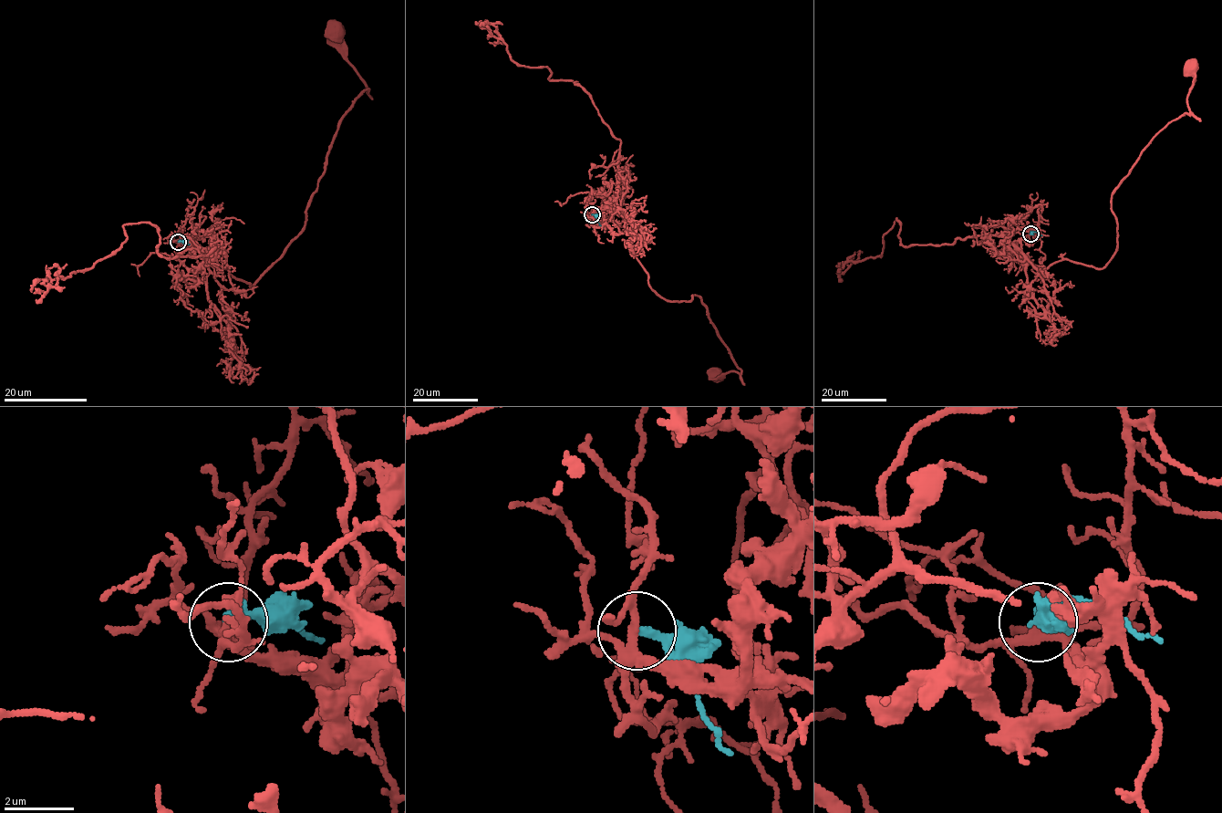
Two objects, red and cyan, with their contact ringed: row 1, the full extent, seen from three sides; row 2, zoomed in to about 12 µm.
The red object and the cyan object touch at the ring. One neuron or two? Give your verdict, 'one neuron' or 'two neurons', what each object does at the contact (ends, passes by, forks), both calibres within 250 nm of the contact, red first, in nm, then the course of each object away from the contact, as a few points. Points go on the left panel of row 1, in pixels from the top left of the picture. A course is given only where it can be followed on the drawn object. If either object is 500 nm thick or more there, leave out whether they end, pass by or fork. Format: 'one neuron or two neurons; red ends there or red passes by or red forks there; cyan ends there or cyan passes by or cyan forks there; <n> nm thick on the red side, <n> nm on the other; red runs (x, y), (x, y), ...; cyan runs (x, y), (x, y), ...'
one neuron; red forks there; cyan ends there; 190 nm thick on the red side, 320 nm on the other; red runs (178, 242), (198, 249), (227, 290), (230, 275), (251, 286), (301, 231), (338, 122), (368, 89), (332, 32); cyan runs (178, 242), (185, 240), (189, 244)

